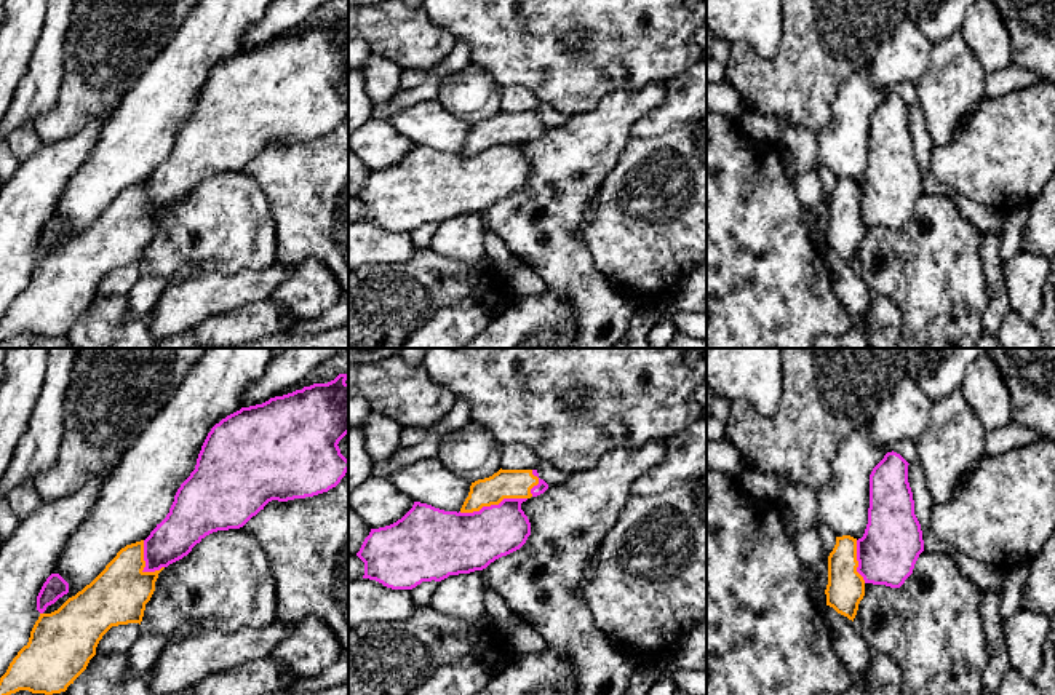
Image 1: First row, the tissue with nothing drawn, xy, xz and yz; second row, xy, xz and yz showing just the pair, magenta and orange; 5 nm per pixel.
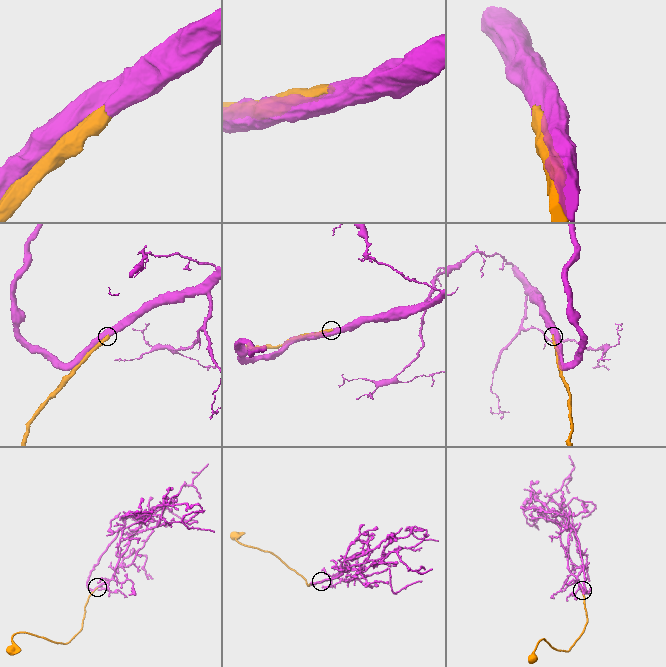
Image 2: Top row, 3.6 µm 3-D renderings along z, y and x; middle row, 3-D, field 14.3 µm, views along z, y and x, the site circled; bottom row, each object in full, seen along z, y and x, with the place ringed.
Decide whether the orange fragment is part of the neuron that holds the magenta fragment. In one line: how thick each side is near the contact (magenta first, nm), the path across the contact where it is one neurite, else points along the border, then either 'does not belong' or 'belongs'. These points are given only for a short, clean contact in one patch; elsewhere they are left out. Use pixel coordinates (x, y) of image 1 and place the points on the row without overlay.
300/140 nm | belongs

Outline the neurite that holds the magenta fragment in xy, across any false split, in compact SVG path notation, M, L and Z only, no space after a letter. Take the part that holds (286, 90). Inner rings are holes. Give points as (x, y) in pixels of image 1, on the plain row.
M339 16L328 26L313 26L293 35L227 58L208 75L197 101L195 112L181 126L166 160L145 182L126 187L106 211L82 233L69 240L58 252L40 256L29 284L18 294L0 320L0 342L19 332L32 336L61 336L86 312L96 297L102 278L118 267L142 264L145 246L155 233L158 216L187 198L206 177L217 173L240 171L272 144L313 139L336 129L348 113L348 102L340 96L339 83L348 75L348 16Z

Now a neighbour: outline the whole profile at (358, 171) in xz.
M348 147L348 198L356 197L371 169Z

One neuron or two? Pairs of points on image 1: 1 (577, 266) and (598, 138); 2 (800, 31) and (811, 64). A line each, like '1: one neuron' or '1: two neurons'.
1: one neuron
2: one neuron

